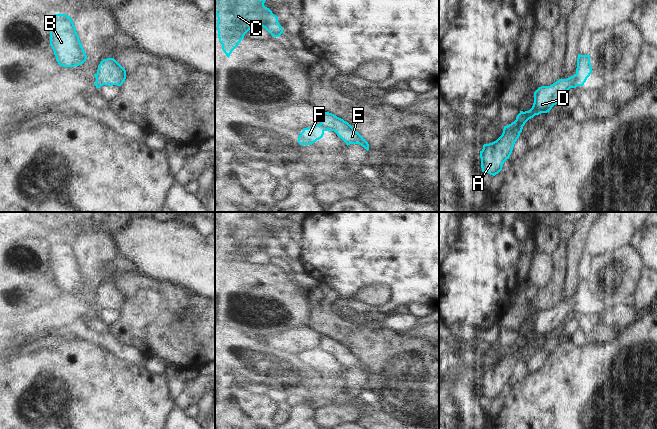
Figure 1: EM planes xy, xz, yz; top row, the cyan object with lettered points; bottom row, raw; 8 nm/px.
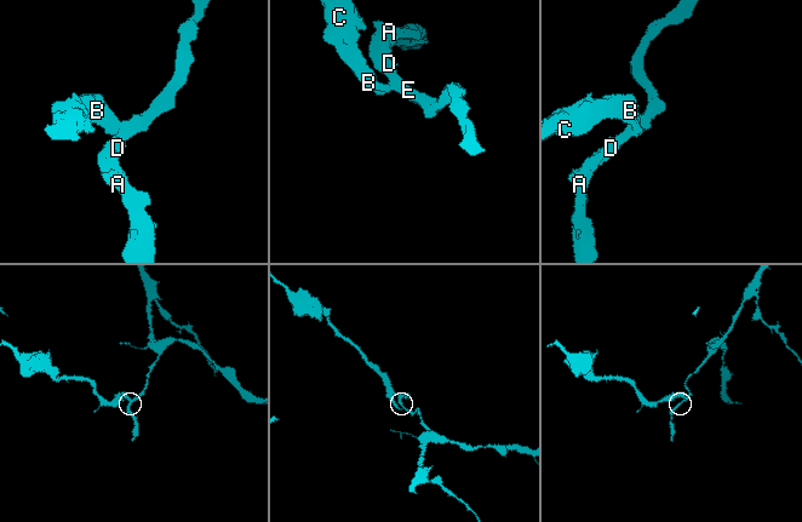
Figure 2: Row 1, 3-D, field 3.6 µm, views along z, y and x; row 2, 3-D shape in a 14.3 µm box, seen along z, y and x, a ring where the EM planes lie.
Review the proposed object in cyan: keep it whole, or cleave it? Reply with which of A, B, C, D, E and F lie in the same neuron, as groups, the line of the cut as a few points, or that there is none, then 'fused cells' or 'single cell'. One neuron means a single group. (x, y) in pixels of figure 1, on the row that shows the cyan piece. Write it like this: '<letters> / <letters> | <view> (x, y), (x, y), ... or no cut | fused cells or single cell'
A D E / B C F | yz (574, 74), (578, 85) | fused cells

